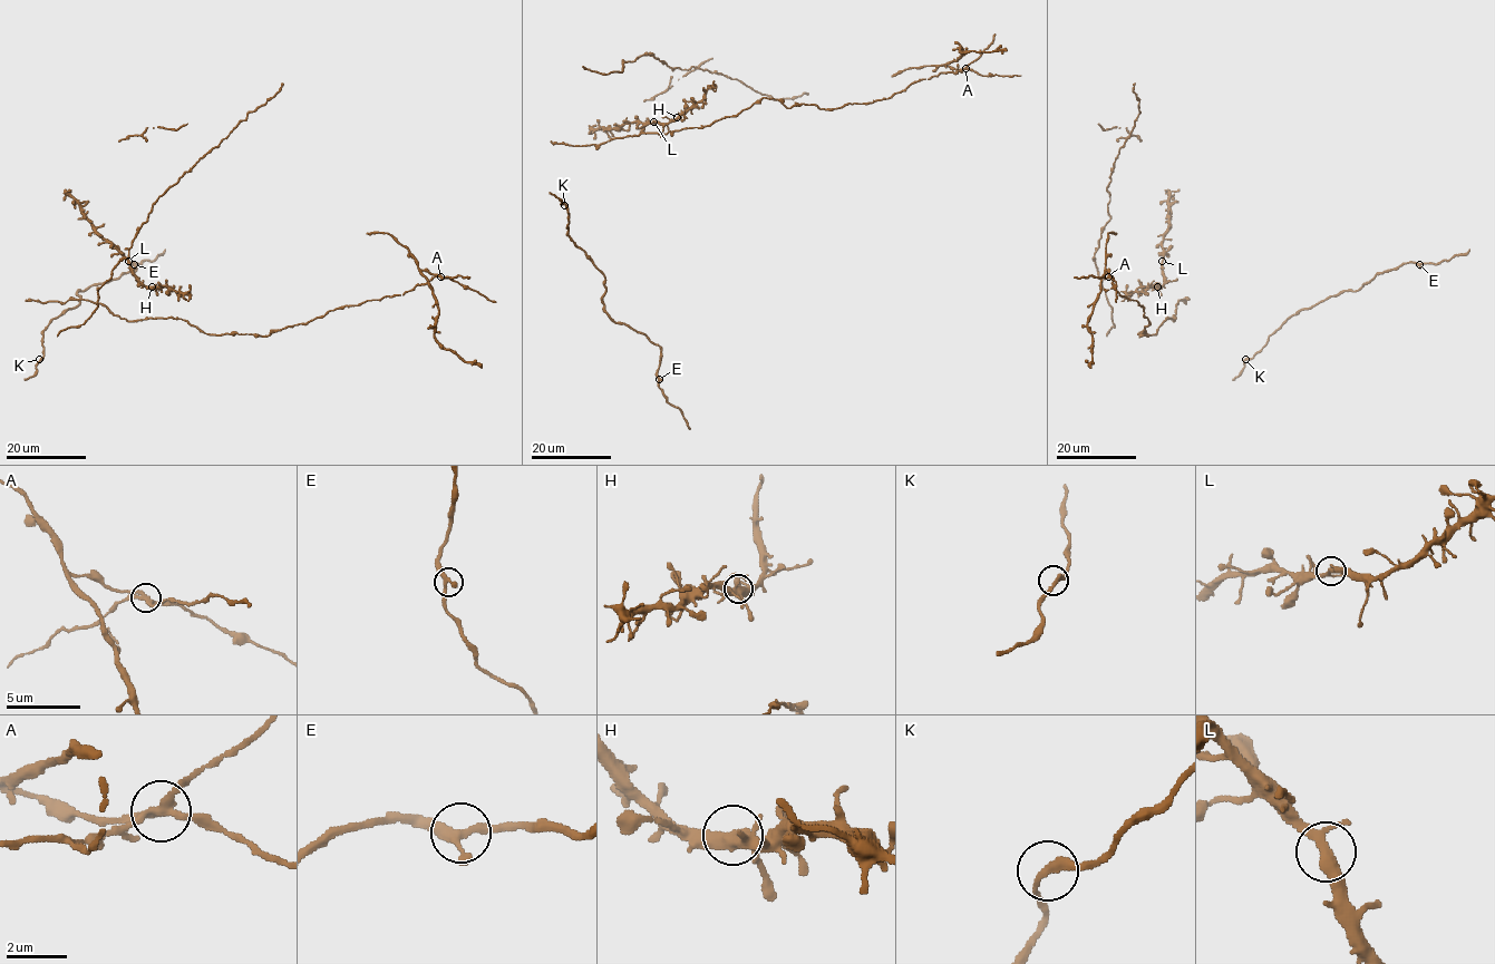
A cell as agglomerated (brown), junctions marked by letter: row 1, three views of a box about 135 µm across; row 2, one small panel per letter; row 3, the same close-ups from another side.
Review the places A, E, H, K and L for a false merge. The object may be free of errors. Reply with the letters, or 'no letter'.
A

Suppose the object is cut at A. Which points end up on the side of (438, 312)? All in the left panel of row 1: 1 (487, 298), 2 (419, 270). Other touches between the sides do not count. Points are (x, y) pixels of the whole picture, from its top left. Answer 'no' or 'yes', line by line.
1: yes
2: yes

